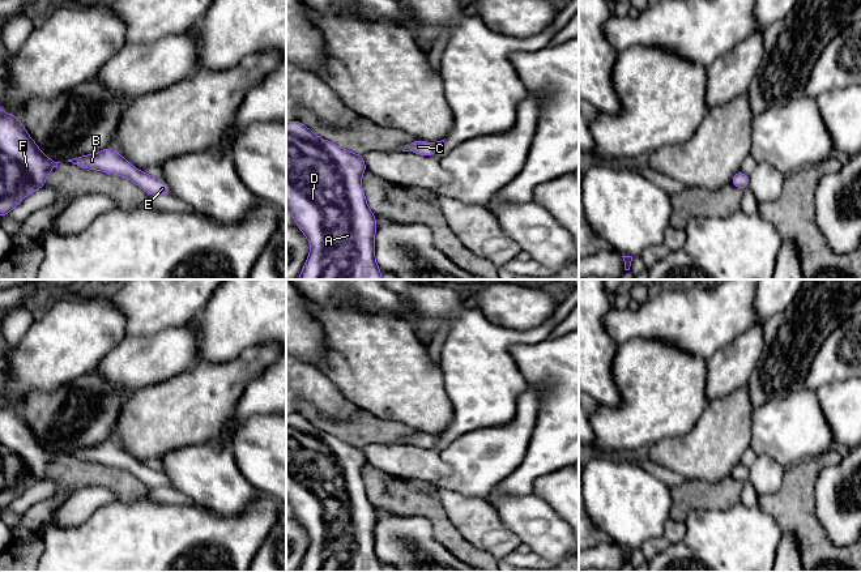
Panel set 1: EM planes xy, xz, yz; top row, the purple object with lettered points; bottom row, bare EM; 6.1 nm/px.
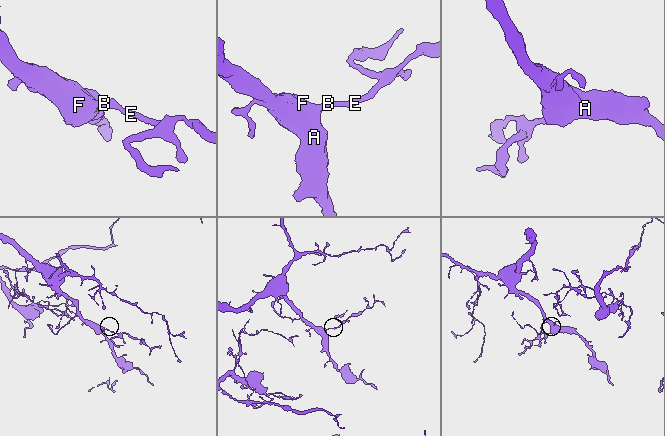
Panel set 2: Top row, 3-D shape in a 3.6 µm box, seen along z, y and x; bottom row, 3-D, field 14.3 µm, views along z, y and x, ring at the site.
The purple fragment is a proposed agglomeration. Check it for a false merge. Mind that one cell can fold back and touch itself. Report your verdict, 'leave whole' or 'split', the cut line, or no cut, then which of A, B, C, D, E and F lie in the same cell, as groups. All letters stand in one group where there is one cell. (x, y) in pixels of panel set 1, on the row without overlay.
leave whole | no cut | A B C D E F

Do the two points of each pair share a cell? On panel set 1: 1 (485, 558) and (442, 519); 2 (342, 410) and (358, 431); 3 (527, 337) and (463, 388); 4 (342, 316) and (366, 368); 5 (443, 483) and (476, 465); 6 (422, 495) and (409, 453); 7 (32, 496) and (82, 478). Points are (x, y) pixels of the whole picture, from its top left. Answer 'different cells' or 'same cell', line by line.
1: same cell
2: different cells
3: same cell
4: same cell
5: same cell
6: different cells
7: different cells

